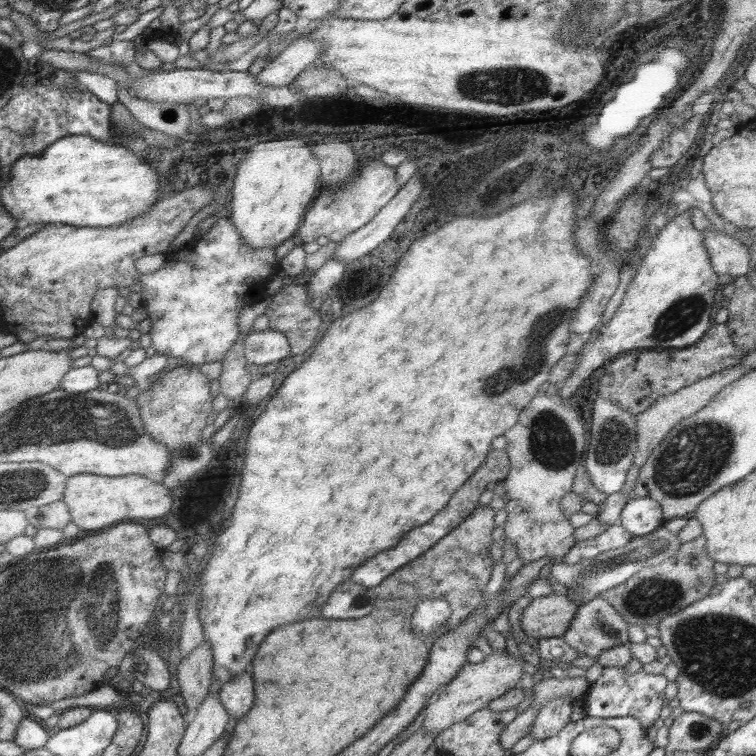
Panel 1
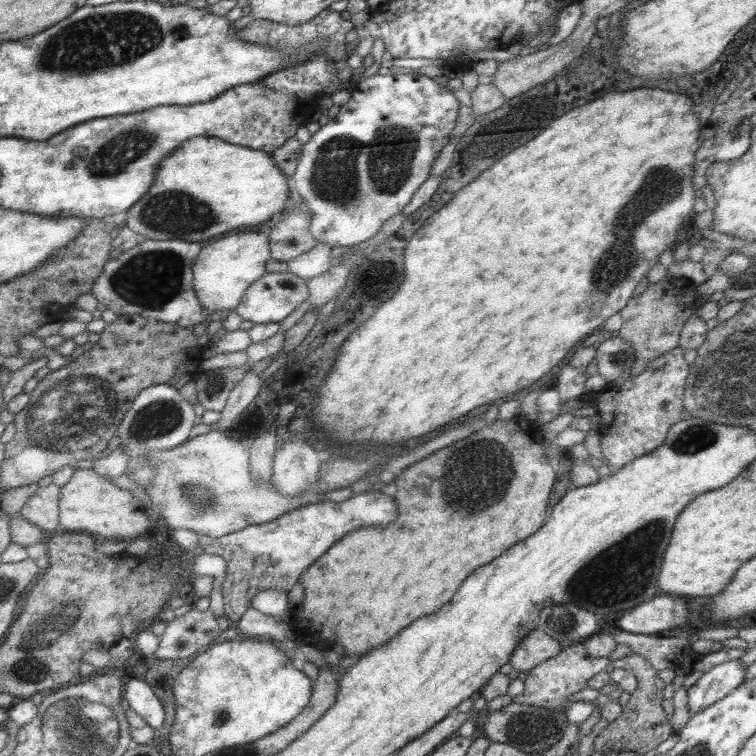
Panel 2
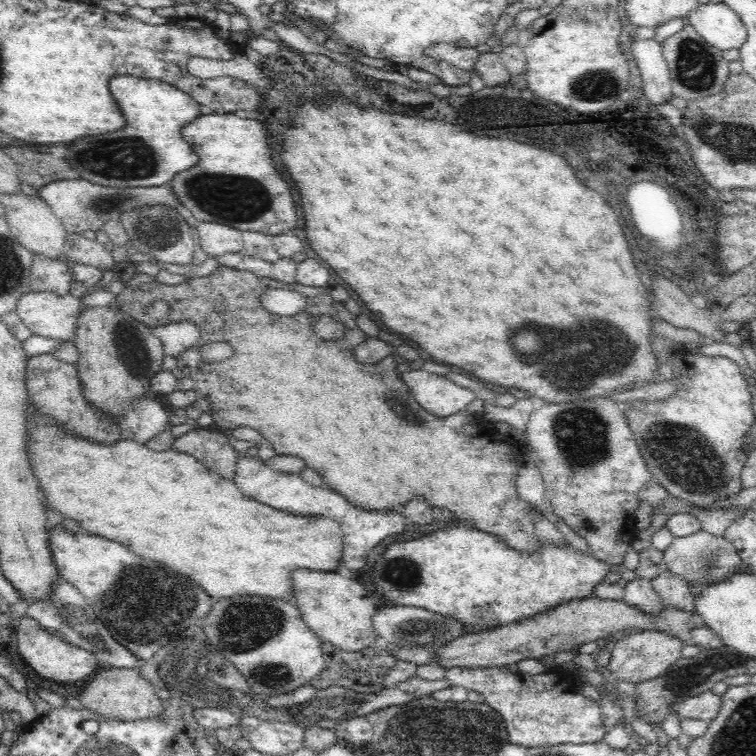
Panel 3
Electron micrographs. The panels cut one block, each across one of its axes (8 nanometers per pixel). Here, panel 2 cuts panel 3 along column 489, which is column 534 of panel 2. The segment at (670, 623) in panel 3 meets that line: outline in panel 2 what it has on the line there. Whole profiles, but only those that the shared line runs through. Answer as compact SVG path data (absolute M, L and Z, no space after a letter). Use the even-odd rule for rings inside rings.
M541 629L529 631L516 645L511 654L509 665L520 672L529 672L537 664L553 658L562 646Z

